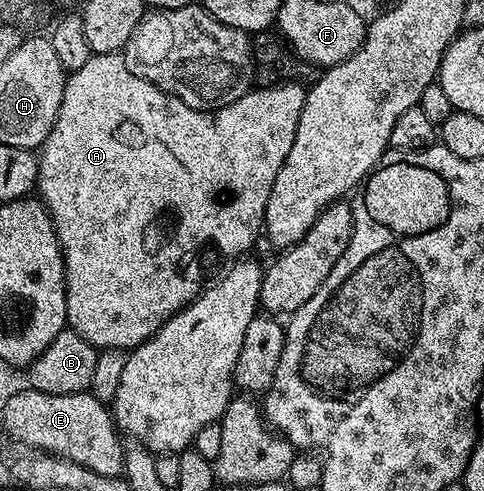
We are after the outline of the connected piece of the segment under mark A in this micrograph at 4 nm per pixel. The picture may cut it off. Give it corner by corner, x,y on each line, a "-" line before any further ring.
120,52
93,54
90,60
86,60
86,64
82,64
82,68
71,71
64,84
62,108
58,108
54,128
38,150
40,167
36,177
39,197
48,208
64,253
67,329
78,332
78,336
96,347
97,351
131,352
147,338
155,336
179,310
183,310
196,299
205,281
200,254
247,255
244,253
255,244
256,237
261,237
264,229
266,200
270,200
270,188
274,188
274,179
278,176
282,164
286,164
286,156
290,156
290,144
294,144
294,136
298,132
298,120
302,116
305,93
305,87
294,82
268,84
263,88
249,90
238,100
234,100
234,104
226,104
217,110
195,110
173,94
150,84
150,80
134,76
134,72
126,68
126,60

